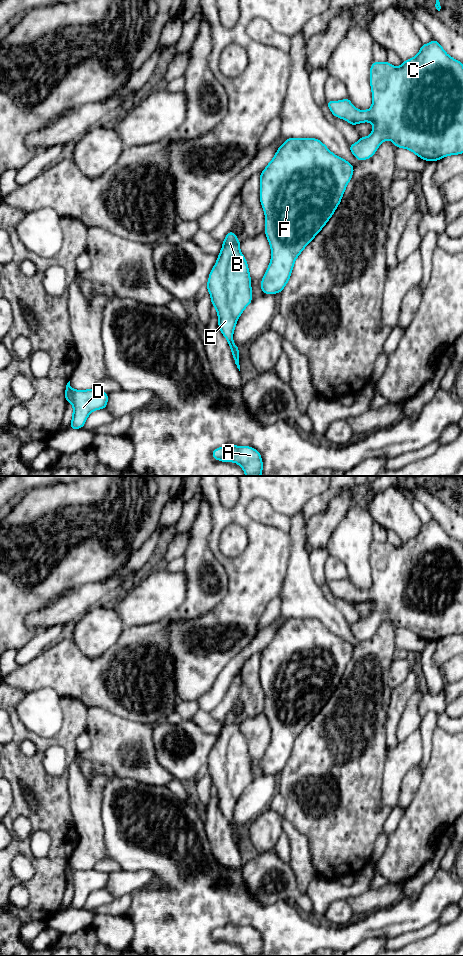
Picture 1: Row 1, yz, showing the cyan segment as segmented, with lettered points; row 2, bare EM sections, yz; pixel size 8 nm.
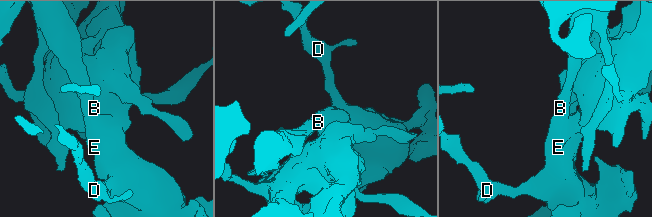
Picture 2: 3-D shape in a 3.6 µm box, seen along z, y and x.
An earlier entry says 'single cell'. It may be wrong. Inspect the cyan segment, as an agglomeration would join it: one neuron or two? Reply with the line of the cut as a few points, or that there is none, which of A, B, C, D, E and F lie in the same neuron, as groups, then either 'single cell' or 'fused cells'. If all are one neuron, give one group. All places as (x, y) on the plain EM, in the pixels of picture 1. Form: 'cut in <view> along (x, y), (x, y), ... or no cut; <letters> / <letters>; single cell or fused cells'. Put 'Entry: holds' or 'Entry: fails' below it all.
no cut; A B C D E F; single cell
Entry: holds

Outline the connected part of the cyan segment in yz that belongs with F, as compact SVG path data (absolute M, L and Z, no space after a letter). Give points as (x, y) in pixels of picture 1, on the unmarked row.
M288 618L260 654L260 682L265 693L265 715L271 728L270 744L261 760L264 774L281 772L290 759L294 742L329 701L352 658L354 647L333 634L316 618Z

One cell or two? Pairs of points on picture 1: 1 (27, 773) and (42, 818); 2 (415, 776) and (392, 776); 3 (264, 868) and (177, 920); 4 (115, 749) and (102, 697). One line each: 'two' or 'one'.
1: one
2: two
3: two
4: two

